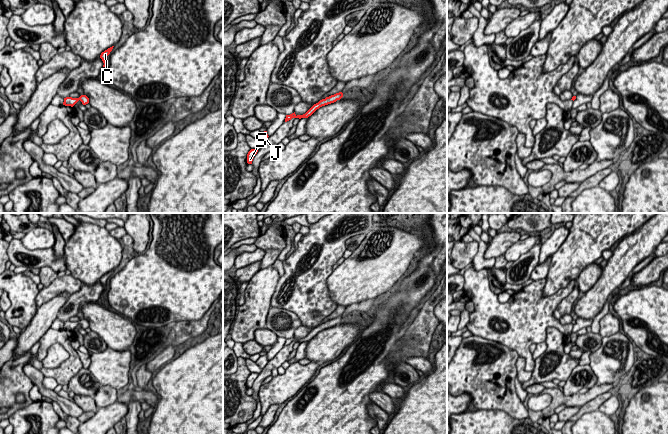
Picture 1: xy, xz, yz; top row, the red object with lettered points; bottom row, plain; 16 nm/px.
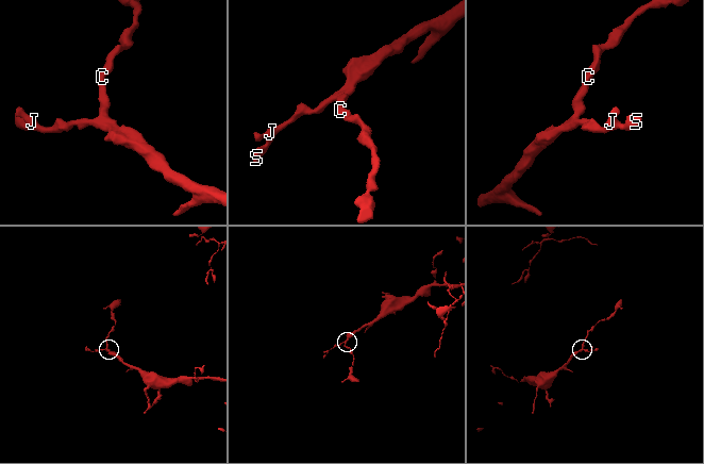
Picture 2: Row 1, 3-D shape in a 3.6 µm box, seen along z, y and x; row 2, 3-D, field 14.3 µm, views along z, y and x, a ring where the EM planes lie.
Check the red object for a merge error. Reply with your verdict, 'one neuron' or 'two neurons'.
one neuron

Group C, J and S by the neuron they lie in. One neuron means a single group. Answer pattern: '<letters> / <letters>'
C J S

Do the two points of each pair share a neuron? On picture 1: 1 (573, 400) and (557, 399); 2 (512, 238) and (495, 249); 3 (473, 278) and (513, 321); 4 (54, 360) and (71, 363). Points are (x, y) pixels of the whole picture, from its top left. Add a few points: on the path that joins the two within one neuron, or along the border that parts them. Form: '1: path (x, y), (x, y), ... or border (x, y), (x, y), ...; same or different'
1: path (569, 400), (561, 399); same
2: path (508, 239), (499, 245); same
3: path (480, 289), (502, 313); same
4: border (69, 353), (69, 356), (57, 366), (43, 367); different

